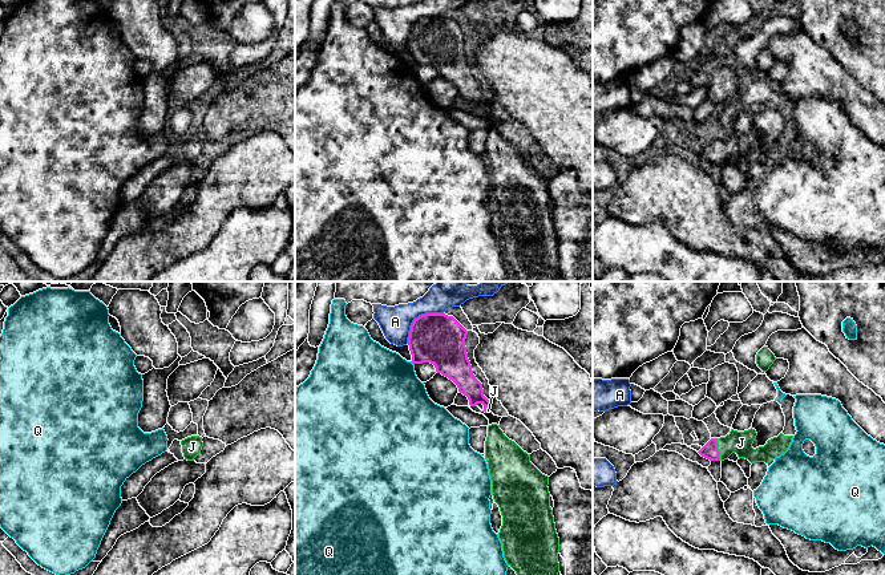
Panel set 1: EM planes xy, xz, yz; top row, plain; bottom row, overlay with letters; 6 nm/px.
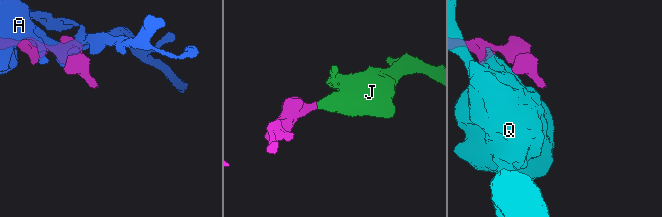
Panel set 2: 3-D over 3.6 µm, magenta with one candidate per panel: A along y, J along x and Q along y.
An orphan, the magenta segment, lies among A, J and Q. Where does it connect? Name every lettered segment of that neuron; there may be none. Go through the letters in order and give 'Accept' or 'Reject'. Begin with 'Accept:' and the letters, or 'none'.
Accept: J
A: Reject
J: Accept
Q: Reject

